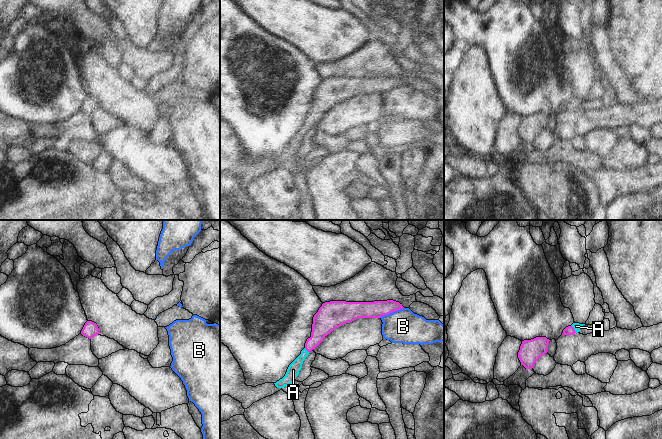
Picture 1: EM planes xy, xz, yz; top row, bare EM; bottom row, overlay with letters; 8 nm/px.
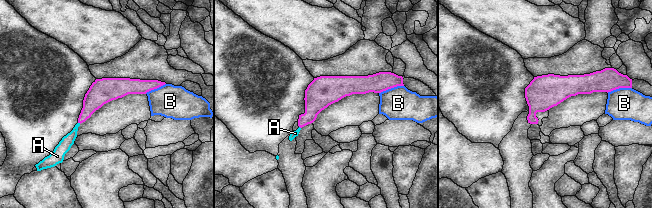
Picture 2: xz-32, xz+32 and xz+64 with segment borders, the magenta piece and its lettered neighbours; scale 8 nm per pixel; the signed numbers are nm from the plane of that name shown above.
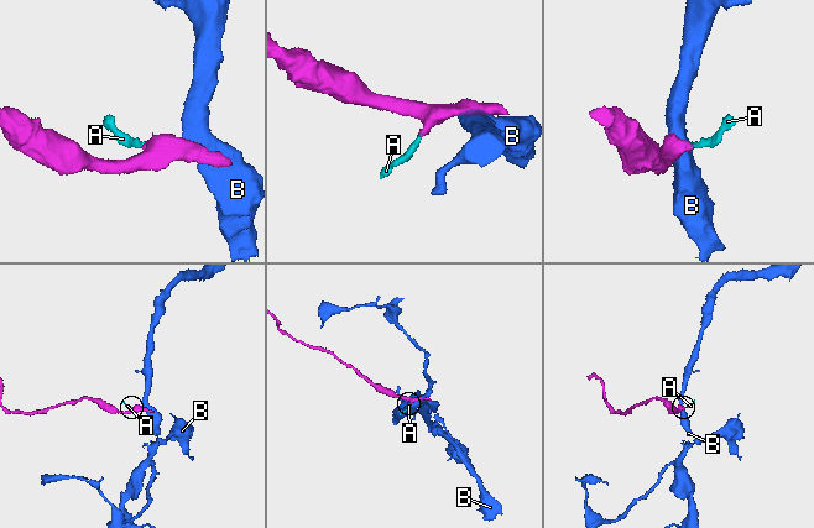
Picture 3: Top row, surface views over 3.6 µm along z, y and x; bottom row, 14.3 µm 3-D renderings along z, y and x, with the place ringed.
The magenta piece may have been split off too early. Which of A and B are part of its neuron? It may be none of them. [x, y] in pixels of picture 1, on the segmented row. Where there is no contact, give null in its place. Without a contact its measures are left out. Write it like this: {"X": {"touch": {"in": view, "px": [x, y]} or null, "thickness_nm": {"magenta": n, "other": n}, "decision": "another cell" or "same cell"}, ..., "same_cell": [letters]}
{"A": {"touch": {"in": "yz", "px": [573, 329]}, "thickness_nm": {"magenta": 70, "other": 60}, "decision": "same cell"}, "B": {"touch": {"in": "xz", "px": [391, 312]}, "thickness_nm": {"magenta": 140, "other": 280}, "decision": "another cell"}, "same_cell": ["A"]}

